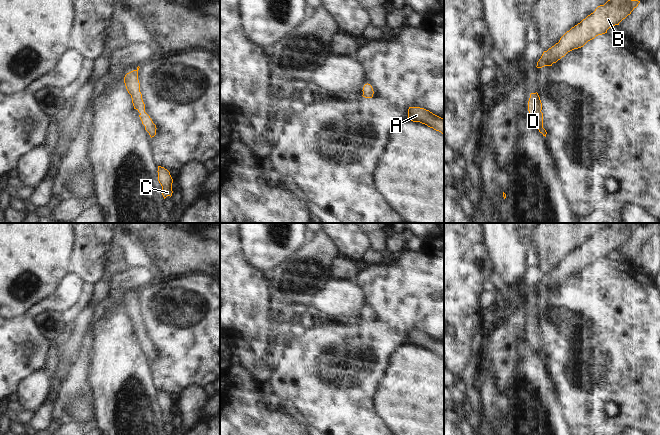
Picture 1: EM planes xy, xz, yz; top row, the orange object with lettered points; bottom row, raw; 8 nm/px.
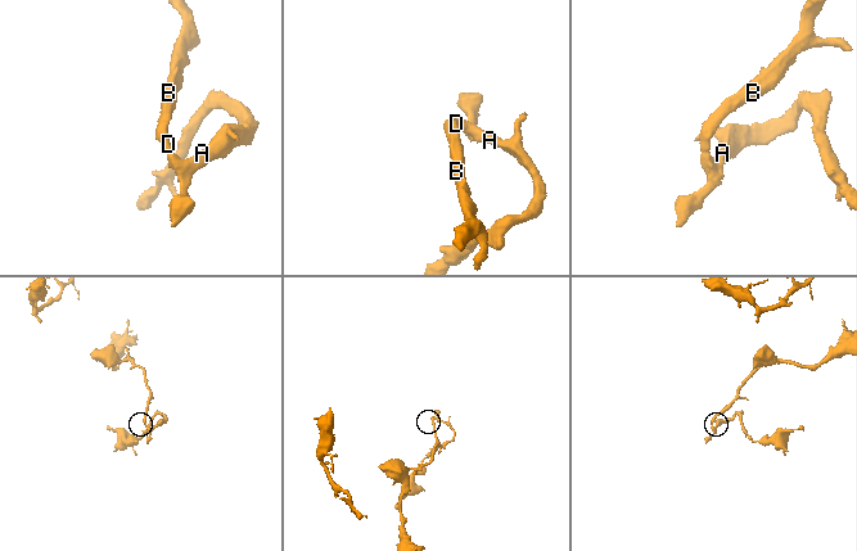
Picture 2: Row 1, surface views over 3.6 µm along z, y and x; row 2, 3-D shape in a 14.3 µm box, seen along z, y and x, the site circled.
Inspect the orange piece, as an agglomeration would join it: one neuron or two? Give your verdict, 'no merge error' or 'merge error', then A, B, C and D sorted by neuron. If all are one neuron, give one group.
no merge error; A B C D

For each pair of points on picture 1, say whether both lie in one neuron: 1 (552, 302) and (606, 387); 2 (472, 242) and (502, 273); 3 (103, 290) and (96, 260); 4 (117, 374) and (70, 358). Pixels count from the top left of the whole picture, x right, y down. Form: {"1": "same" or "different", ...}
{"1": "same", "2": "different", "3": "different", "4": "different"}

